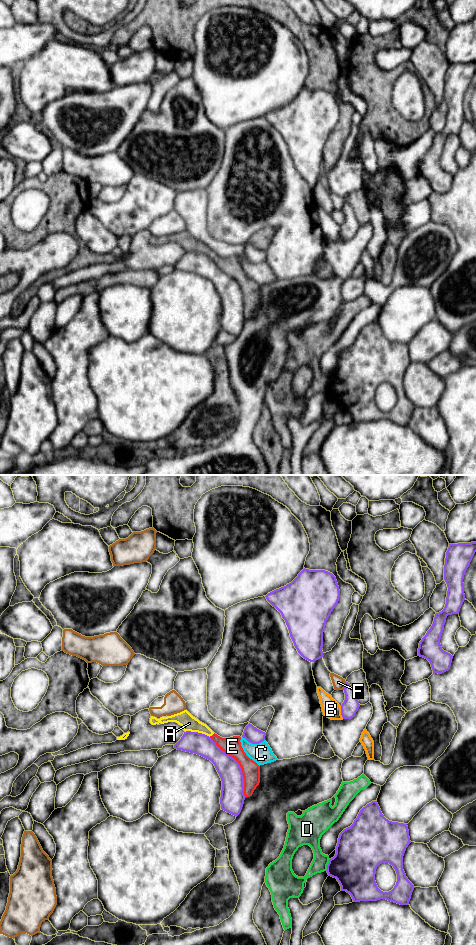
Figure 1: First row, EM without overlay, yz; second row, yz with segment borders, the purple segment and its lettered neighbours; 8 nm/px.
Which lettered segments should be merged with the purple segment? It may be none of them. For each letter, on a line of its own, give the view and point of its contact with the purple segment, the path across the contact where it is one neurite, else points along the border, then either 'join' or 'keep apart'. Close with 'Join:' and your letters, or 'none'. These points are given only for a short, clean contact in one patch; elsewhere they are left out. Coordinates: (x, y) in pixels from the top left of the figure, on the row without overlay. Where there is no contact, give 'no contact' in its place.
A: contact yz (197, 252); border yz (185, 251), (197, 251), (209, 257); keep apart
B: contact yz (341, 232); border yz (340, 226), (340, 234), (343, 238); keep apart
C: contact yz (253, 263); keep apart
D: contact yz (327, 385); keep apart
E: contact yz (239, 286); keep apart
F: contact yz (345, 206); keep apart
Join: none

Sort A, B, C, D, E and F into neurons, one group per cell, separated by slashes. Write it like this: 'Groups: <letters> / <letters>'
Groups: A D E / B / C / F

